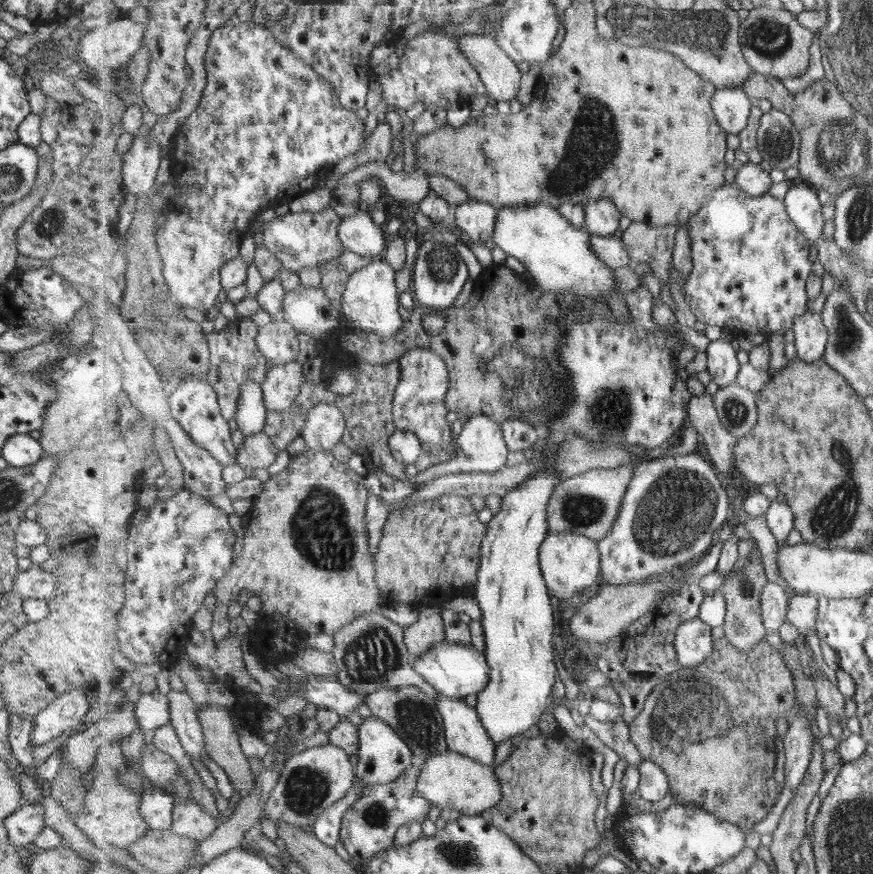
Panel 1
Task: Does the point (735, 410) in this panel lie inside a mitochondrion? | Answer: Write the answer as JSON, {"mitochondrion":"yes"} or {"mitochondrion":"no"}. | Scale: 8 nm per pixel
{"mitochondrion":"yes"}

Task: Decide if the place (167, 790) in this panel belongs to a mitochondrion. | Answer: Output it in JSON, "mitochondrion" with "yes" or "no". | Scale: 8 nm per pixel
{"mitochondrion":"no"}

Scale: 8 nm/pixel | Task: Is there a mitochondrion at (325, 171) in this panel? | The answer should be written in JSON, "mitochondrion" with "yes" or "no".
{"mitochondrion":"no"}

